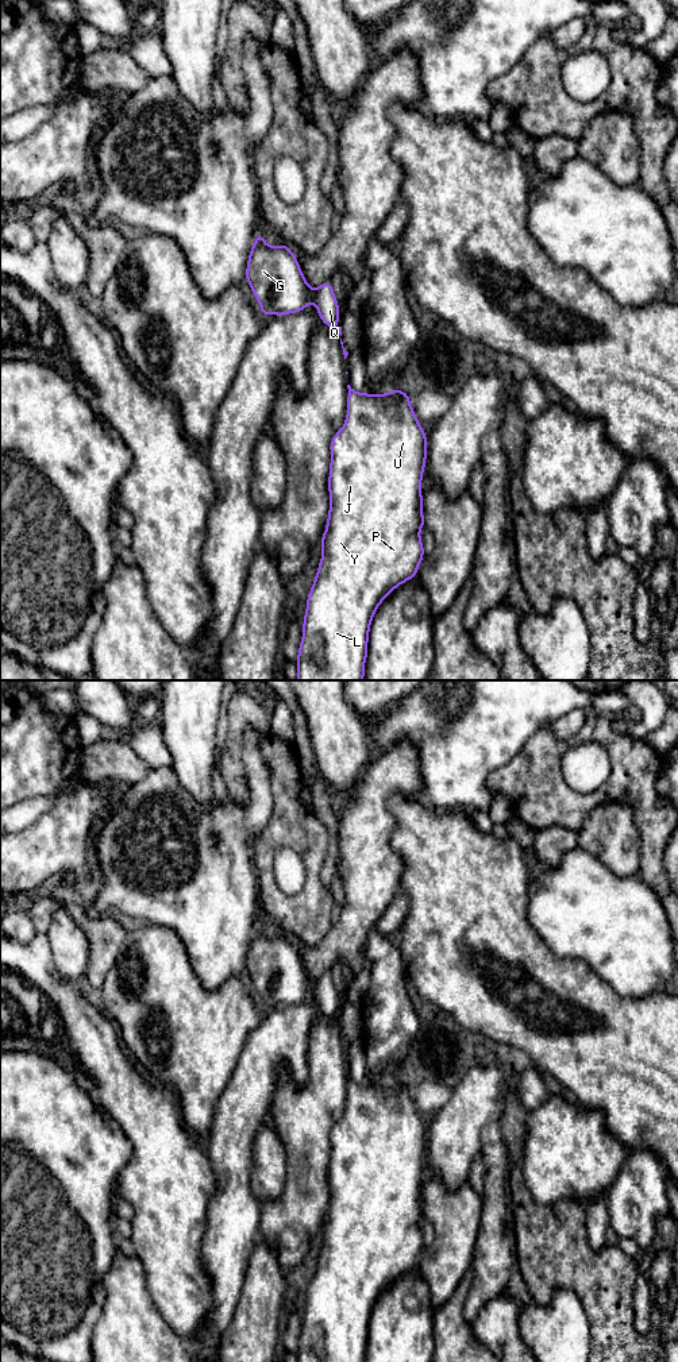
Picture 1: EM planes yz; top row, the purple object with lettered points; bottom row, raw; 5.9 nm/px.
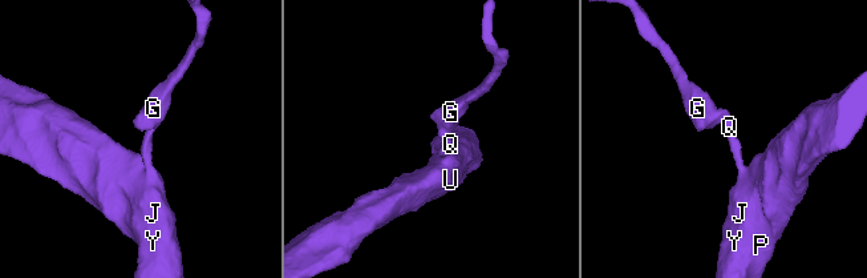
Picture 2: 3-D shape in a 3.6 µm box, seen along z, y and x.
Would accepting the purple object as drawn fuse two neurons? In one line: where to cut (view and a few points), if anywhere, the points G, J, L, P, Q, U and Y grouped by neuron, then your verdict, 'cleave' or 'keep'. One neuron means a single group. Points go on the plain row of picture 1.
no cut | G J L P Q U Y | keep

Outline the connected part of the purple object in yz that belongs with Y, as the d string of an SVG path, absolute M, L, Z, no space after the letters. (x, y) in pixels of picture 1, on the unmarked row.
M347 1076L347 1106L331 1134L328 1166L330 1201L320 1238L321 1250L307 1288L297 1362L365 1362L369 1323L382 1292L415 1269L424 1249L420 1220L424 1218L421 1172L427 1151L427 1126L402 1081L382 1087L357 1084Z

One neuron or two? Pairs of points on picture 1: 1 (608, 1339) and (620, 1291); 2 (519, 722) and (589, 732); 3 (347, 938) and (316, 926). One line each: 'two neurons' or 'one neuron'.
1: one neuron
2: two neurons
3: two neurons

